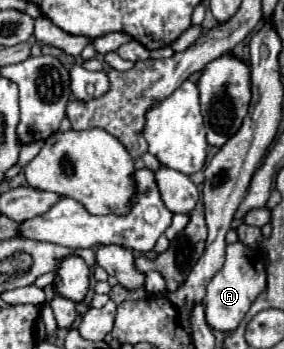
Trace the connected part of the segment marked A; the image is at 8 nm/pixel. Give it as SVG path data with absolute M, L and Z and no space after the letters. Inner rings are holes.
M237 241L227 245L227 259L223 269L211 279L207 285L205 295L205 319L211 329L217 331L235 331L237 325L243 321L245 313L249 311L251 303L257 299L261 291L265 291L267 285L267 273L265 273L265 261L261 255L257 255L251 247Z

